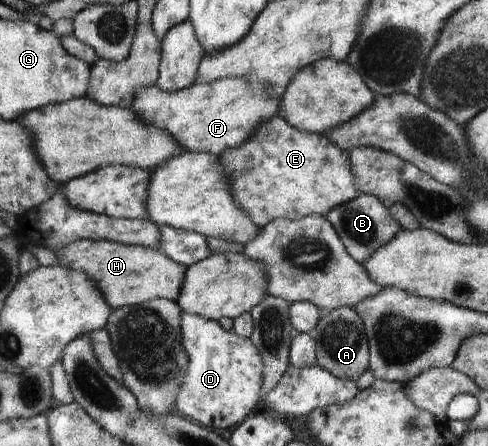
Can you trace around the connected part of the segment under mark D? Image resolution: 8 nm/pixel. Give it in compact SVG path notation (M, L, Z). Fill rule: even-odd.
M182 311L182 344L189 356L186 380L182 382L182 388L178 392L175 410L182 412L198 424L212 429L226 430L230 426L240 424L250 412L254 412L256 404L260 404L262 396L262 379L264 378L265 365L262 362L261 353L253 341L240 337L233 330L227 331L219 322L204 320L200 316L186 314Z

